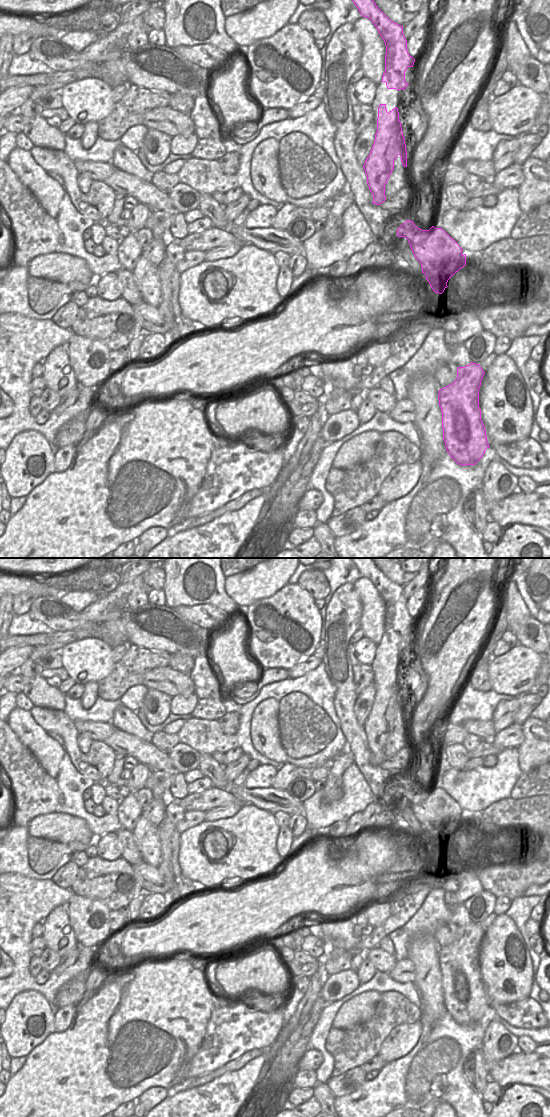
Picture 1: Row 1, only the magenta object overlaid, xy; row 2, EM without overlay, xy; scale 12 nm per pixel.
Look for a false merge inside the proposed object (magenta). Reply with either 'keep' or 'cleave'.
cleave

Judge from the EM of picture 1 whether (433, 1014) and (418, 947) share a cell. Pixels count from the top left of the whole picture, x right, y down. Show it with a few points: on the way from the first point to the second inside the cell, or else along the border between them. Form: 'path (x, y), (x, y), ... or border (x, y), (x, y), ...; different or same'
path (431, 997), (427, 964); same

